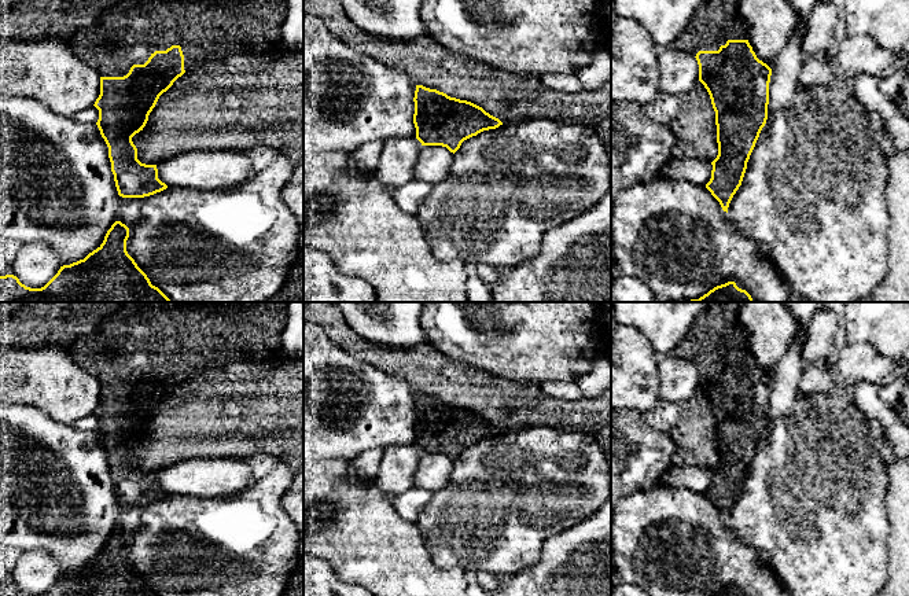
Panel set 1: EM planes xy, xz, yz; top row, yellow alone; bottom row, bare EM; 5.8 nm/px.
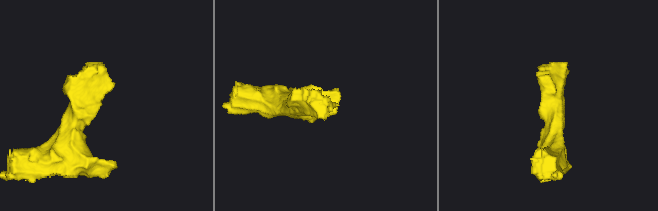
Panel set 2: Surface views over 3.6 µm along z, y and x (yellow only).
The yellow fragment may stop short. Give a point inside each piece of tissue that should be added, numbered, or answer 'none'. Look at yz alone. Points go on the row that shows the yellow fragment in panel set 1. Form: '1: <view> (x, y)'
1: yz (714, 22)

